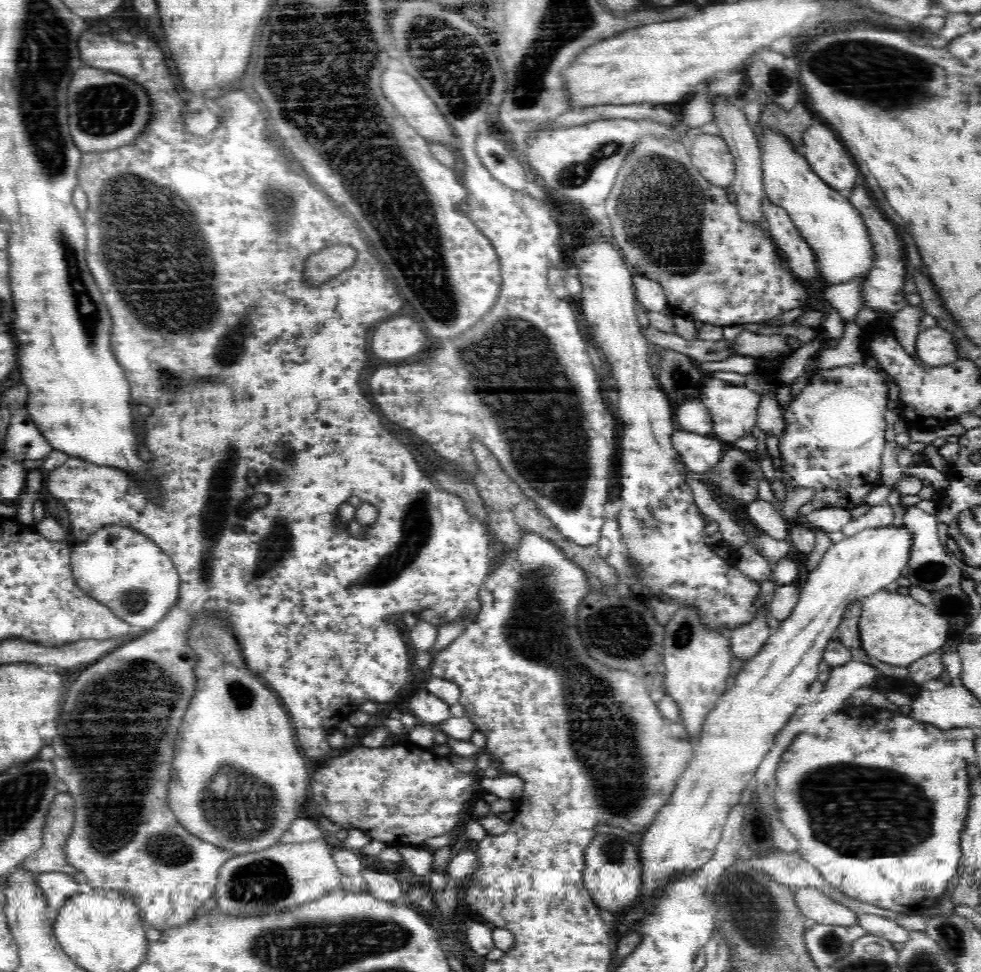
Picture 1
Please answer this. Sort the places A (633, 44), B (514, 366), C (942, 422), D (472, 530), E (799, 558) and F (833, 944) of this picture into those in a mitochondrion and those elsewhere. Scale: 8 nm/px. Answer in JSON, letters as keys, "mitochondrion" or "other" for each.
{"A":"other","B":"mitochondrion","C":"other","D":"other","E":"other","F":"mitochondrion"}

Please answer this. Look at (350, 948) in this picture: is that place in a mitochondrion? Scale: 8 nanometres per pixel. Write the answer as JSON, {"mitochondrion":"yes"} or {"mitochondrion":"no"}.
{"mitochondrion":"yes"}

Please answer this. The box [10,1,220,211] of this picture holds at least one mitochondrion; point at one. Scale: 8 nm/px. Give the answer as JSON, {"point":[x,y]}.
{"point":[103,109]}

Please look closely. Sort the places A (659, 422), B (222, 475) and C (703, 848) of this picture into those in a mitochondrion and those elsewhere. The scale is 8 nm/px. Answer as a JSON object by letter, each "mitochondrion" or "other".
{"A":"other","B":"mitochondrion","C":"other"}

